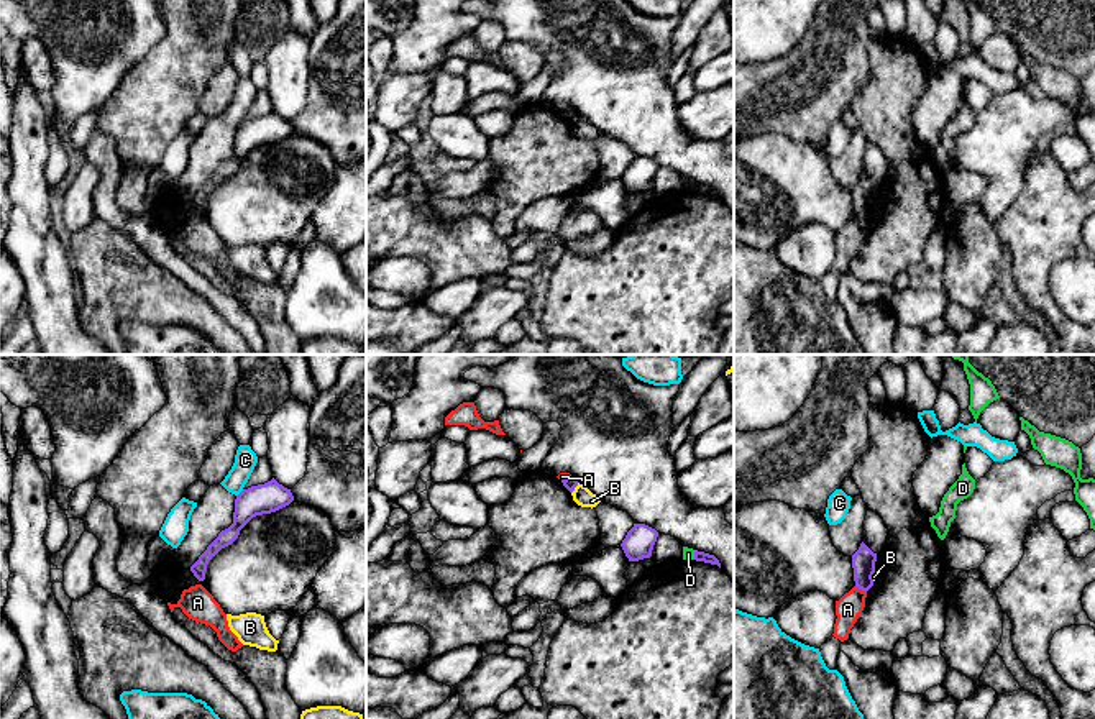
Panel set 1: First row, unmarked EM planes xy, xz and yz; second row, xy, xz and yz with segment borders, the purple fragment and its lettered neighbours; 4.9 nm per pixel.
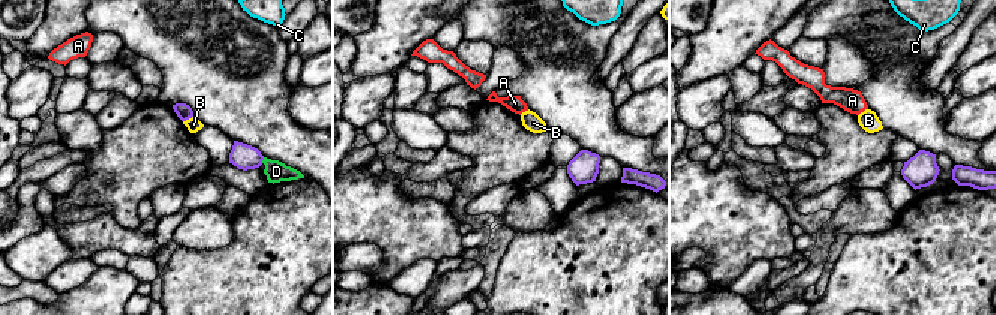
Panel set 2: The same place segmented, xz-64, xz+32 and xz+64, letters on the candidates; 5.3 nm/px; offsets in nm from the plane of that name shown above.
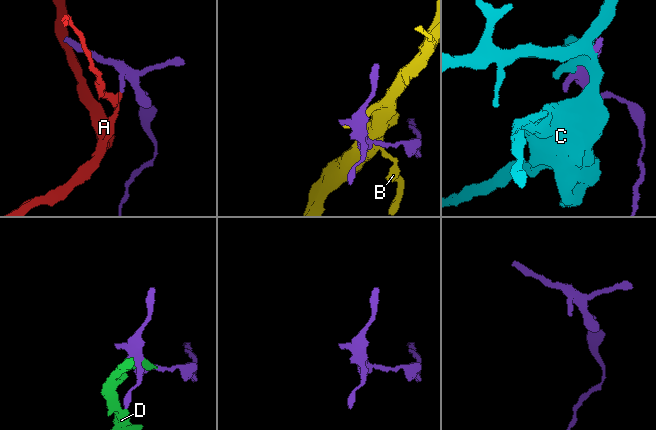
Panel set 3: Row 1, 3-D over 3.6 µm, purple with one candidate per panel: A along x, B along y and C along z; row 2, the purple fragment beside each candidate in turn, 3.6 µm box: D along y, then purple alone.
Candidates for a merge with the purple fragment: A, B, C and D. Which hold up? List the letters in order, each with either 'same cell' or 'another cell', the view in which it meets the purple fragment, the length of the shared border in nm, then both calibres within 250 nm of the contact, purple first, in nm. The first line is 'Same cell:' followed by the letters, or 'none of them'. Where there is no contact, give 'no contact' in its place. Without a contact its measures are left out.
Same cell: none of them
A: another cell; contact in yz; length 70 nm; calibres 110 and 130 nm
B: another cell; contact in xz; length 70 nm; calibres 60 and 90 nm
C: another cell; contact in xy; length 50 nm; calibres 150 and 110 nm
D: another cell; contact in xz; length 50 nm; calibres 50 and 60 nm

